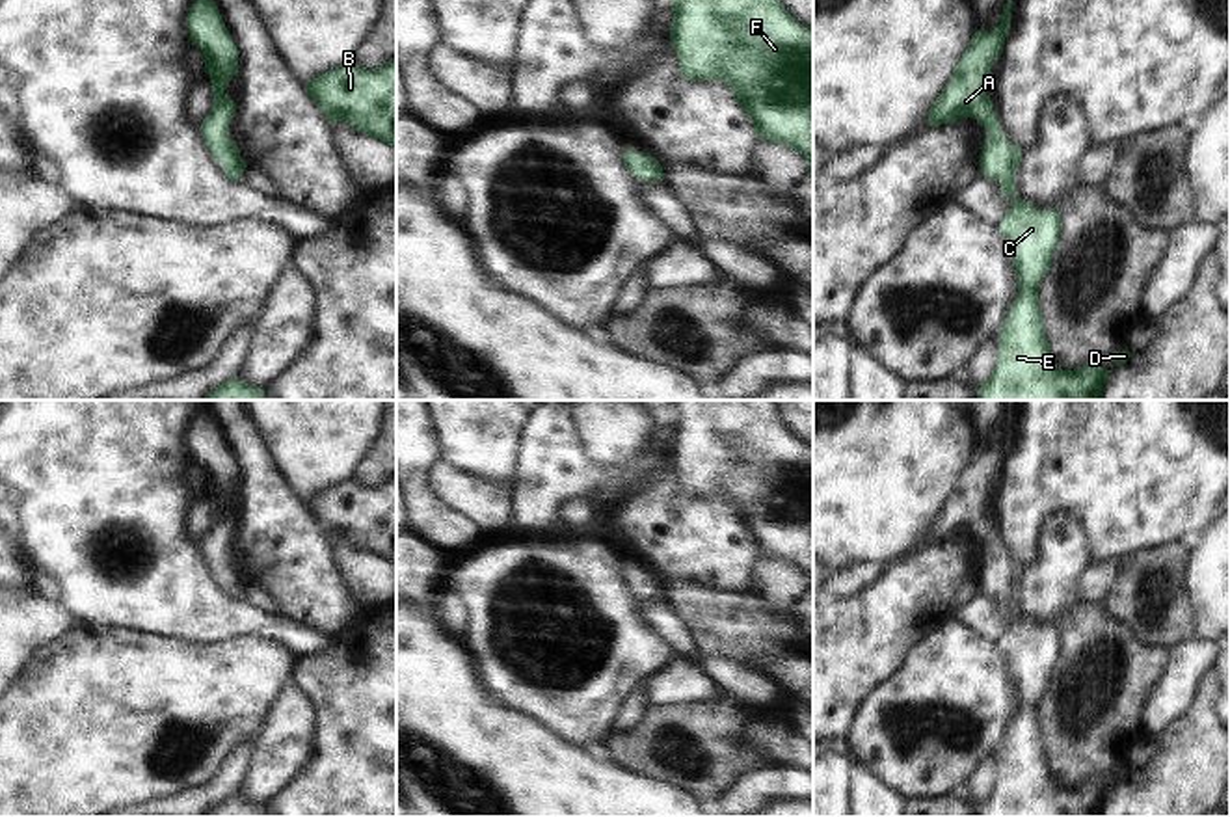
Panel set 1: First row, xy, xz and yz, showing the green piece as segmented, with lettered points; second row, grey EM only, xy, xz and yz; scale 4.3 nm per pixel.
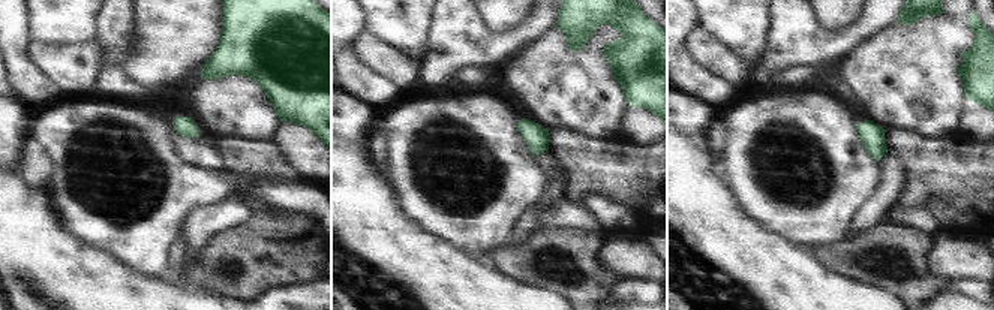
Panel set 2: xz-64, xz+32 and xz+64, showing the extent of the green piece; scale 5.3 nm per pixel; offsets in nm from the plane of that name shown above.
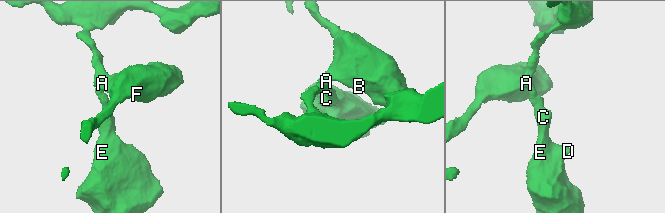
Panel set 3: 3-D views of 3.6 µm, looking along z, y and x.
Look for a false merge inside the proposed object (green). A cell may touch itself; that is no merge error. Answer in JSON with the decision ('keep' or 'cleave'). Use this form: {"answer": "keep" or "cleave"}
{"answer": "keep"}

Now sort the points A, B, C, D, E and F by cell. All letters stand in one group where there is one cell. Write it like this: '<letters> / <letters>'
A B C D E F

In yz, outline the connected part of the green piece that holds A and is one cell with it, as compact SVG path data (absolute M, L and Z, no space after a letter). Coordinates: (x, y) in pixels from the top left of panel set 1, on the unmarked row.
M1009 413L1001 441L990 449L973 450L951 499L929 530L930 543L962 534L977 536L986 545L986 560L981 564L977 581L984 594L1001 601L1003 612L1014 614L999 646L1018 690L1018 715L999 750L996 785L979 804L977 817L1103 817L1102 808L1109 797L1103 784L1087 780L1083 785L1063 787L1053 780L1038 705L1059 661L1061 629L1059 625L1036 627L1016 612L1016 586L1023 568L1007 560L994 519L986 514L988 489L1003 471L1012 422Z

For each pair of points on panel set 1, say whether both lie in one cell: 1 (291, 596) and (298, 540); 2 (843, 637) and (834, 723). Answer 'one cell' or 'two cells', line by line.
1: one cell
2: one cell

